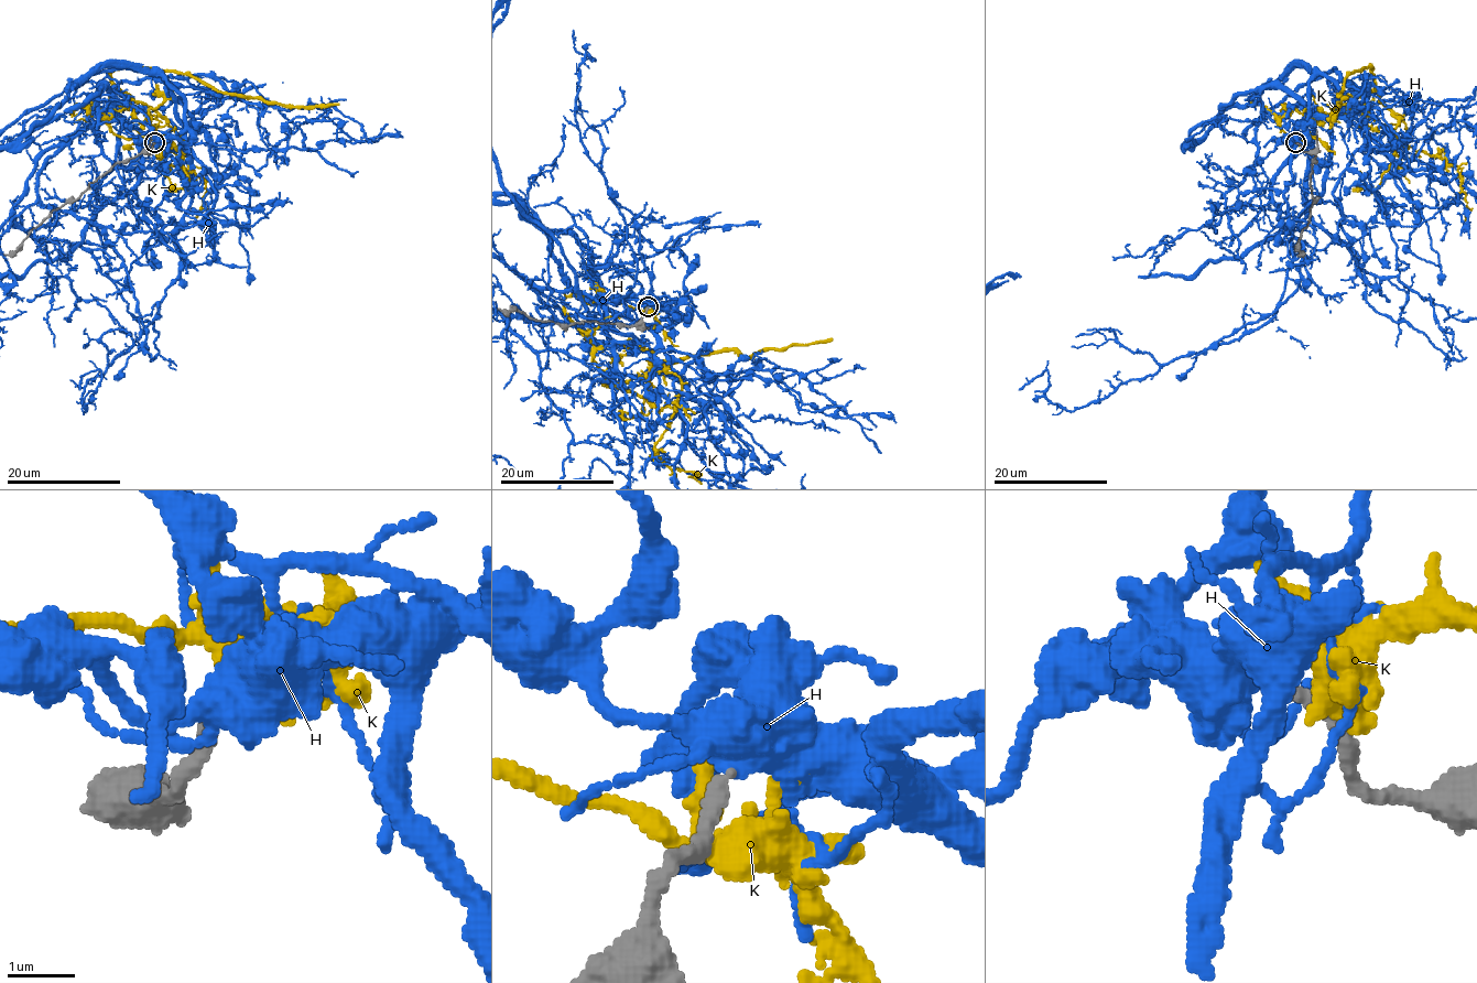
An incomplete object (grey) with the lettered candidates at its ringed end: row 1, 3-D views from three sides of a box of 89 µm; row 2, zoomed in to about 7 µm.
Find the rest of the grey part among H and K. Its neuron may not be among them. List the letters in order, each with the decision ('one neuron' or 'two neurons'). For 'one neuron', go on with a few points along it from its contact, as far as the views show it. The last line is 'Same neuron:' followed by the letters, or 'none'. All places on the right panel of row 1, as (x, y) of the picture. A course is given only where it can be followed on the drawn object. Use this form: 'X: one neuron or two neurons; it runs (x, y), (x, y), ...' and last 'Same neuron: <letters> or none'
H: one neuron; it runs (1295, 143), (1313, 107), (1331, 140), (1321, 193), (1239, 257), (1211, 259), (1190, 277), (1007, 281)
K: two neurons
Same neuron: H

